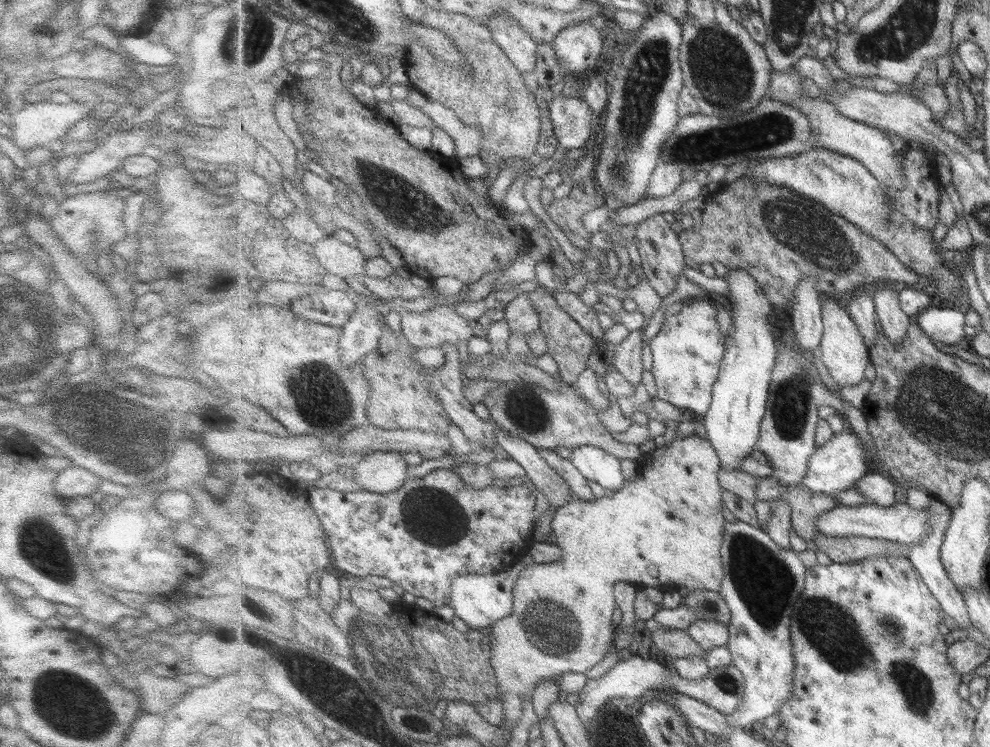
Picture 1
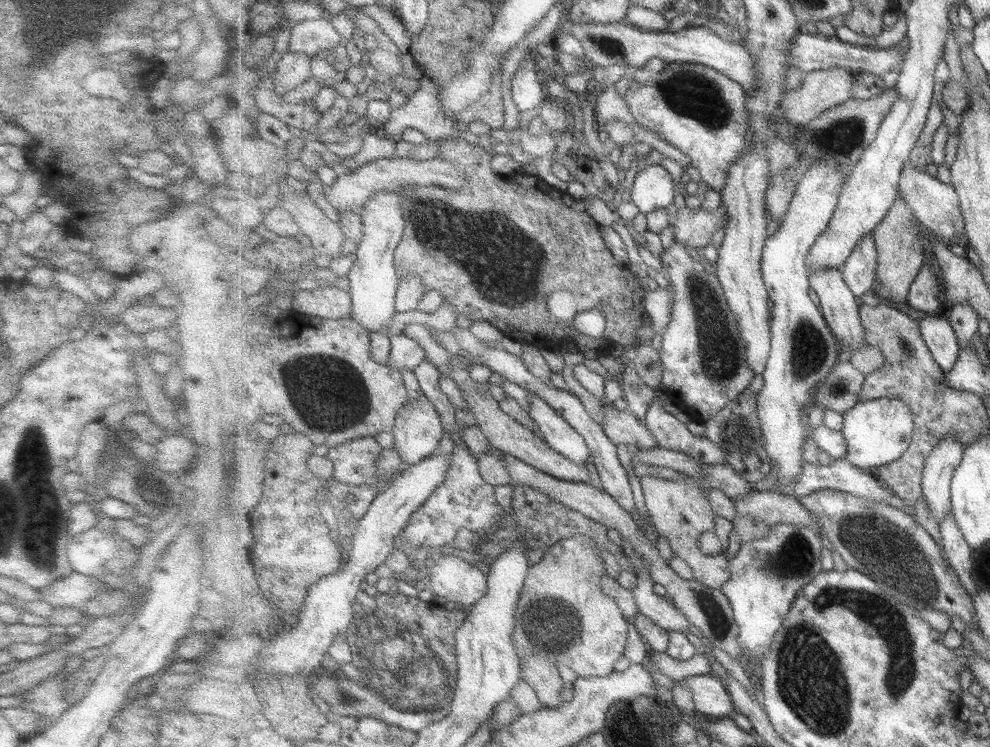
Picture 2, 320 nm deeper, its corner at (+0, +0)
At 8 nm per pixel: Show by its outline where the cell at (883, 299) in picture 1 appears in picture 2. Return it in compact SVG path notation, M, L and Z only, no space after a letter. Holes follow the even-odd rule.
M901 194L891 210L888 216L885 216L884 223L879 224L872 232L876 241L879 262L876 279L879 280L879 297L887 302L891 301L905 306L911 286L924 268L925 244L923 244L921 224L917 217L913 216L913 209L901 197Z

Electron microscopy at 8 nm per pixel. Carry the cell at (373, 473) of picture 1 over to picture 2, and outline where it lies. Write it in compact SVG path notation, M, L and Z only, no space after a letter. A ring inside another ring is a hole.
M421 395L401 408L392 433L394 449L399 451L404 461L414 465L437 452L446 430L435 405Z

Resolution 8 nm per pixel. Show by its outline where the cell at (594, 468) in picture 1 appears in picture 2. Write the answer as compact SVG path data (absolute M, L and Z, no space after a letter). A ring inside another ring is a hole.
M528 392L529 413L543 433L543 440L570 461L586 465L591 455L585 437L539 395Z

